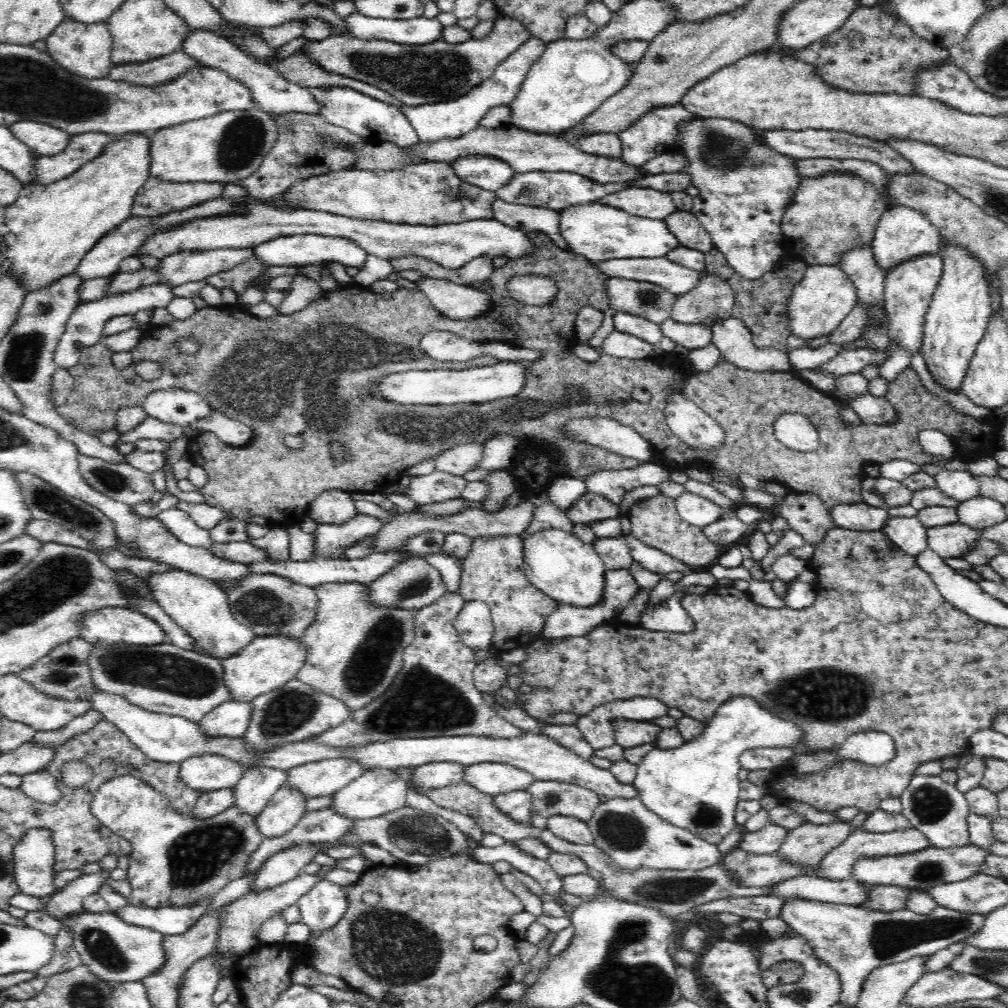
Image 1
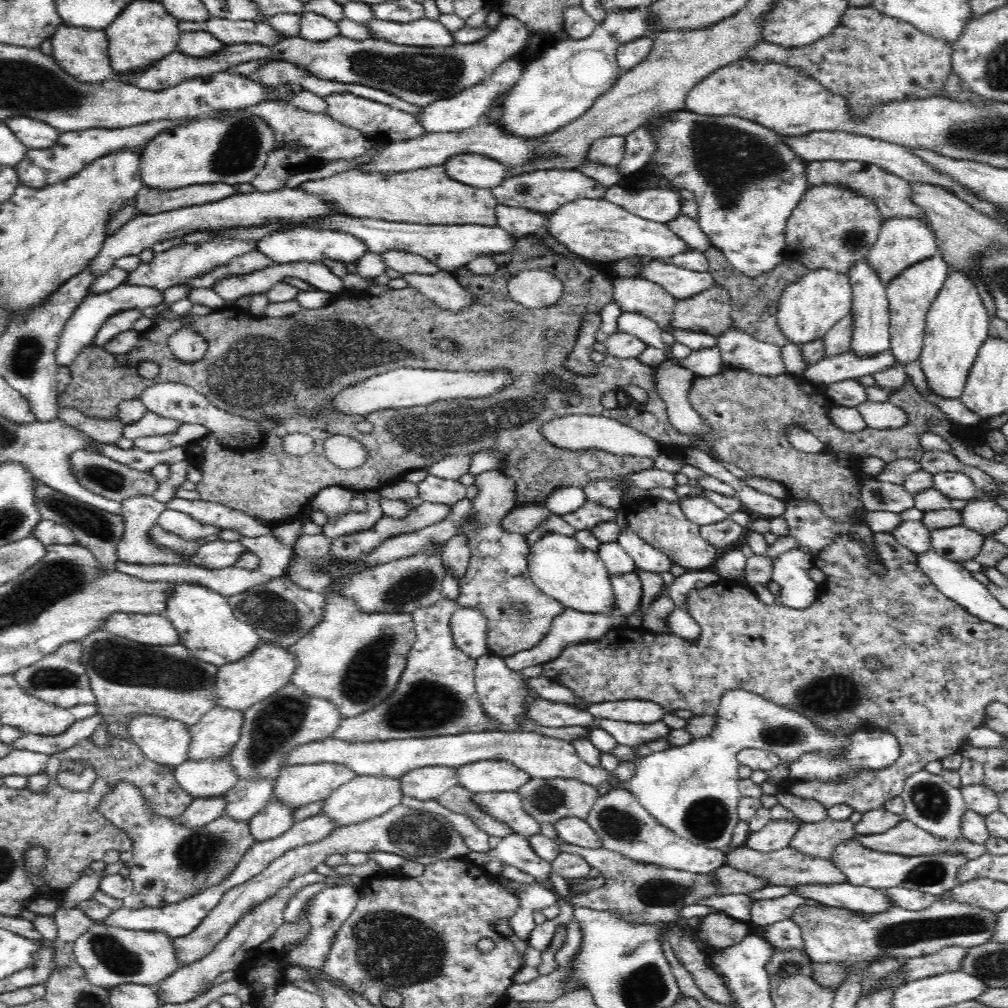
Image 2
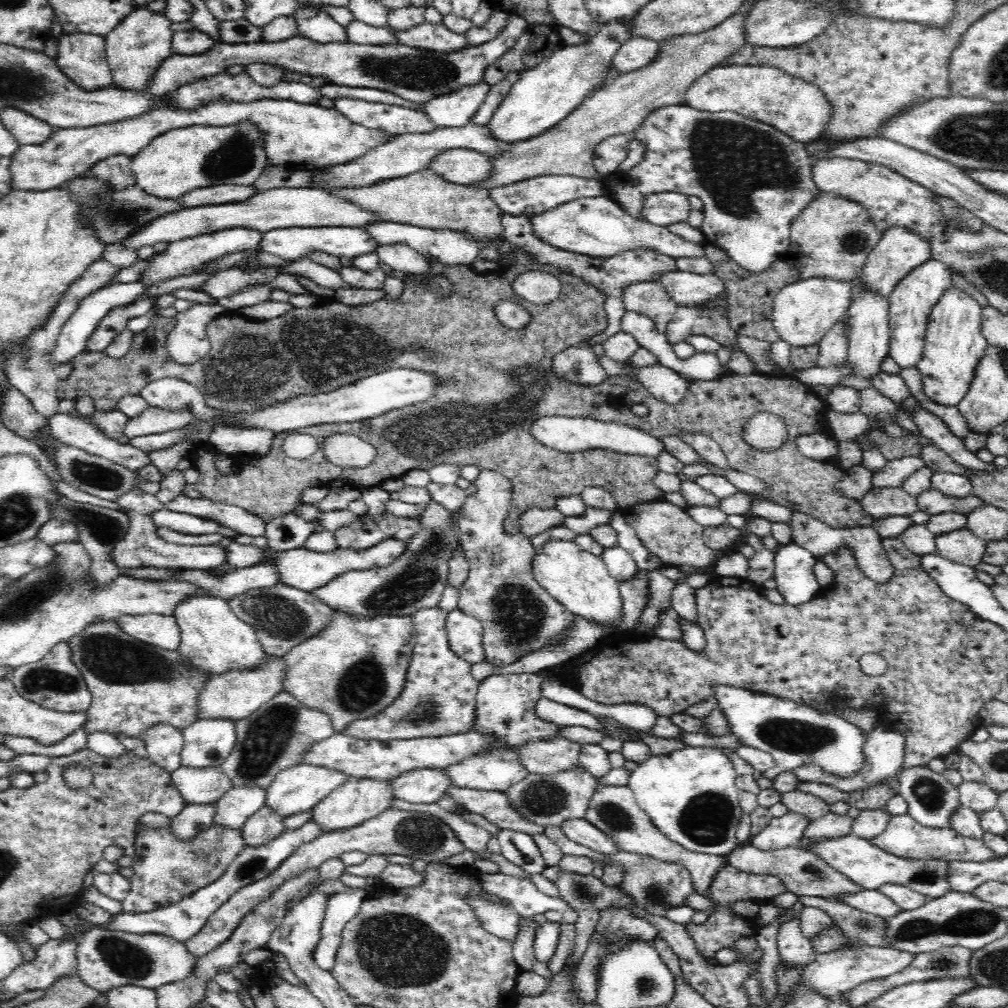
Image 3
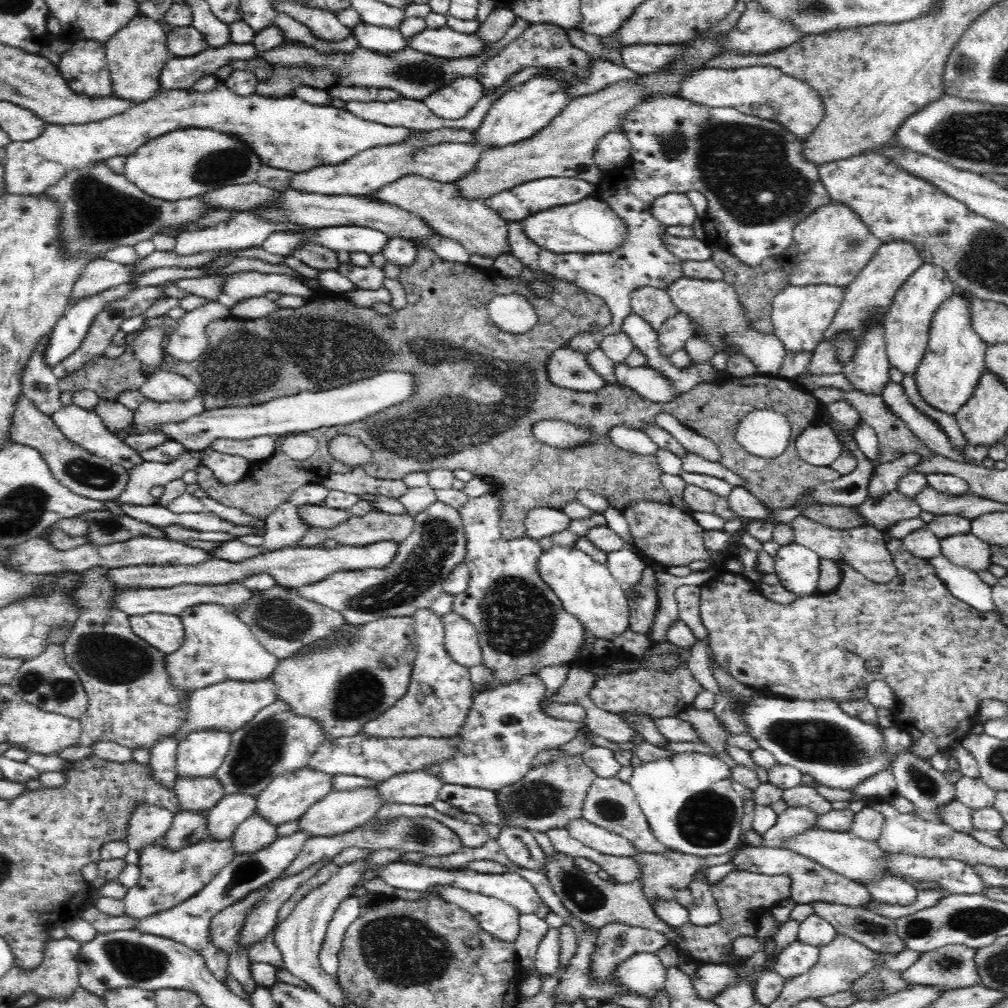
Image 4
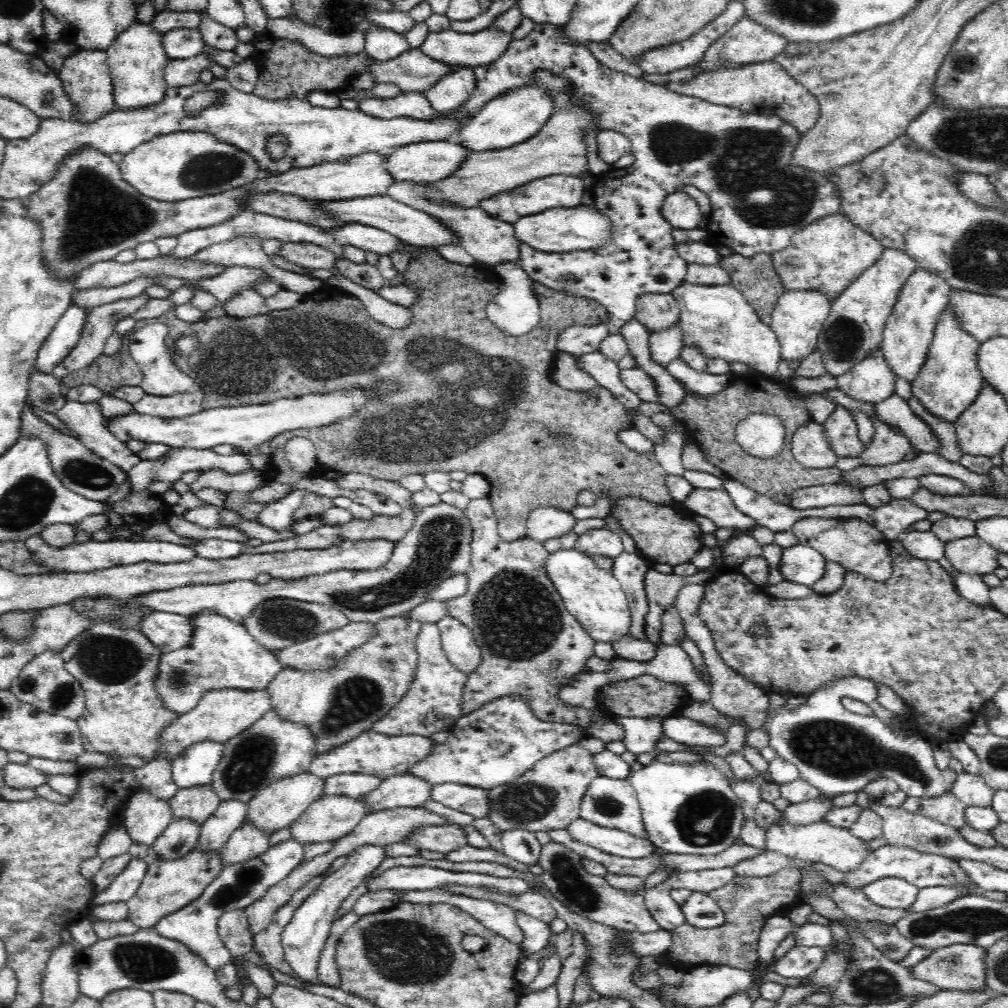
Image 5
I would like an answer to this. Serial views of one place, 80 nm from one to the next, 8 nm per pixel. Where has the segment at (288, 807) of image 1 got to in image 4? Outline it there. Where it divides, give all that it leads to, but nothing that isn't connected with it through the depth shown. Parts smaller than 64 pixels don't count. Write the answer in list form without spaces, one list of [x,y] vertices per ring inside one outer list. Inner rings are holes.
[[[252,814],[235,830],[232,836],[234,854],[262,850],[278,838],[277,826],[260,814]]]

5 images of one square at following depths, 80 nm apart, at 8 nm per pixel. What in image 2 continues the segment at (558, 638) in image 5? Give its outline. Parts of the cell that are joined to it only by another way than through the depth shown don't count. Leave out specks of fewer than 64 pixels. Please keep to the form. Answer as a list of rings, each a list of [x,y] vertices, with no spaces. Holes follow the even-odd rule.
[[[501,470],[488,471],[476,476],[475,484],[478,486],[478,494],[471,500],[473,509],[470,517],[477,528],[464,533],[468,539],[468,545],[470,545],[471,556],[465,575],[459,580],[460,594],[456,602],[462,607],[478,607],[478,611],[482,611],[486,615],[486,619],[488,619],[488,636],[486,636],[488,652],[503,659],[515,652],[535,647],[550,630],[554,617],[565,611],[565,606],[555,598],[544,594],[544,591],[532,582],[528,568],[529,544],[527,538],[522,533],[508,532],[502,527],[502,520],[514,508],[516,502],[514,479]]]

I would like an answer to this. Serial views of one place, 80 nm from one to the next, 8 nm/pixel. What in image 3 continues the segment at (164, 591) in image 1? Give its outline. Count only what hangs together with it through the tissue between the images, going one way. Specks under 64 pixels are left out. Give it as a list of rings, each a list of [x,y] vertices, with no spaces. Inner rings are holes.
[[[196,593],[178,603],[171,614],[181,630],[181,643],[178,648],[182,663],[190,663],[208,675],[222,675],[234,669],[261,667],[266,661],[266,651],[258,640],[256,631],[240,620],[230,608],[227,600],[210,593]]]

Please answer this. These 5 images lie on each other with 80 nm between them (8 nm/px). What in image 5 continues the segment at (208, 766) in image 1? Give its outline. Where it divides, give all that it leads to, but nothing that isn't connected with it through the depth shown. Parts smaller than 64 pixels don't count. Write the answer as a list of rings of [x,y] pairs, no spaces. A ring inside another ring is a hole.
[[[210,783],[196,788],[182,788],[169,801],[172,808],[172,820],[188,818],[202,824],[212,812],[221,804],[221,799],[216,795]]]

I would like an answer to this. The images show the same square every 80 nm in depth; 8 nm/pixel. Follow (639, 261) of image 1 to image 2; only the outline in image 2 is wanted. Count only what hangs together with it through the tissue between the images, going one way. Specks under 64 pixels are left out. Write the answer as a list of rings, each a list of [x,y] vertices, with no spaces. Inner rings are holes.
[[[659,260],[644,264],[638,277],[662,286],[676,299],[692,298],[717,286],[708,272],[694,272]]]

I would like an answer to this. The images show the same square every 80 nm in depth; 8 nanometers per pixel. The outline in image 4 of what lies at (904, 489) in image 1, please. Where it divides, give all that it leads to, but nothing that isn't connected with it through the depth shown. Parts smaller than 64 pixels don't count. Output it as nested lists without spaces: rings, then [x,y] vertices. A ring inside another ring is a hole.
[[[898,489],[885,494],[882,498],[869,496],[854,509],[867,520],[868,525],[883,533],[901,520],[918,518],[923,511],[915,498],[900,493]]]

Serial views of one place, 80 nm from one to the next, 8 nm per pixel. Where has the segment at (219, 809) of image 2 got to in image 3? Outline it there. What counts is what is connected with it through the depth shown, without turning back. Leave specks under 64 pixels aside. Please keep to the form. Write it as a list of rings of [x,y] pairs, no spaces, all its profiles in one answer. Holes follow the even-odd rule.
[[[187,804],[182,813],[171,819],[170,827],[178,839],[189,839],[214,823],[215,804]]]

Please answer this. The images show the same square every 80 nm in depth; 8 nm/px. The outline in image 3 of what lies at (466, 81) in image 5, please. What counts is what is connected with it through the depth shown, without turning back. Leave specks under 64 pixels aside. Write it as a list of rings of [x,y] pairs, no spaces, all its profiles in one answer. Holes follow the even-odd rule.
[[[486,81],[462,86],[454,92],[434,96],[424,103],[424,111],[437,124],[437,128],[466,126],[484,103],[490,92]]]

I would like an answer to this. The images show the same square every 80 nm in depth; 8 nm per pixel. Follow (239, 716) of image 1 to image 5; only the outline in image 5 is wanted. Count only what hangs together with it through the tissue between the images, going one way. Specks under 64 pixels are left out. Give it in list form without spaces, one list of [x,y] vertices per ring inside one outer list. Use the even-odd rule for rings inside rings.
[[[202,740],[186,748],[186,752],[180,754],[172,764],[173,781],[178,789],[196,788],[210,783],[222,761],[224,747],[225,744],[214,740]]]

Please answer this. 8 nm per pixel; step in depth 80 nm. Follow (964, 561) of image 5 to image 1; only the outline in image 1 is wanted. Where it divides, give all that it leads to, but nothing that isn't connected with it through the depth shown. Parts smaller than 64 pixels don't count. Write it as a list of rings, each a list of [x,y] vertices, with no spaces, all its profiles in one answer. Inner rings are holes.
[[[946,524],[927,528],[929,547],[942,558],[961,558],[977,543],[980,532],[966,524]]]

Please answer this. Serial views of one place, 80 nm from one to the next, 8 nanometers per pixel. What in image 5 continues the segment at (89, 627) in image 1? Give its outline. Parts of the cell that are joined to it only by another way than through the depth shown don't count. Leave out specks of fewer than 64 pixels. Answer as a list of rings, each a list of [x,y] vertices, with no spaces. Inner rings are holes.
[[[152,611],[141,620],[139,631],[156,648],[166,653],[181,649],[189,643],[193,624],[188,616]]]

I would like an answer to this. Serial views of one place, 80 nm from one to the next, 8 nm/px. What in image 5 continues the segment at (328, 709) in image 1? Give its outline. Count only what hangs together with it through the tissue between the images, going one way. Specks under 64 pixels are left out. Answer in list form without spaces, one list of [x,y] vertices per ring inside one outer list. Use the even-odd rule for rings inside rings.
[[[272,707],[250,728],[226,742],[222,761],[214,772],[211,784],[222,802],[249,802],[274,781],[309,773],[315,758],[315,745],[315,737],[307,726],[282,719]]]

